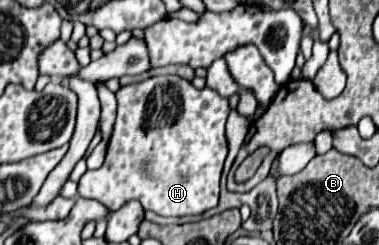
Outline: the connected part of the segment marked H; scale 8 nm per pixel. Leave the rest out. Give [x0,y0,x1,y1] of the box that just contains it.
[79,76,229,216]

